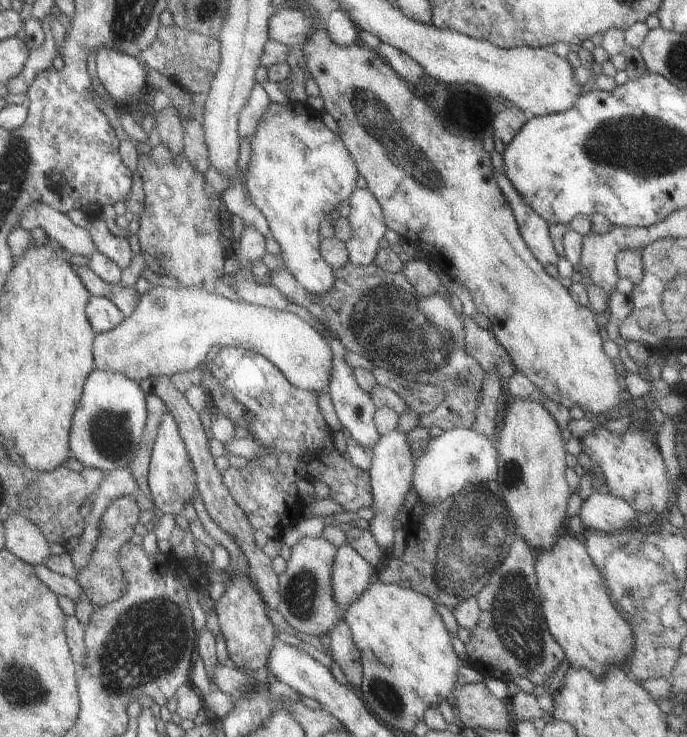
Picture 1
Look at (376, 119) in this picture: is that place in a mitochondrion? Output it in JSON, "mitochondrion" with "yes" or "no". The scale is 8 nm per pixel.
{"mitochondrion":"yes"}

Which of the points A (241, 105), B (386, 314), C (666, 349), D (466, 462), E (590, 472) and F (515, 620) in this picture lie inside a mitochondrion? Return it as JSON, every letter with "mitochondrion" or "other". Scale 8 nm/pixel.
{"A":"other","B":"mitochondrion","C":"other","D":"mitochondrion","E":"other","F":"mitochondrion"}

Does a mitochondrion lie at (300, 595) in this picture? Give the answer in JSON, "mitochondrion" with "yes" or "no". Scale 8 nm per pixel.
{"mitochondrion":"yes"}

